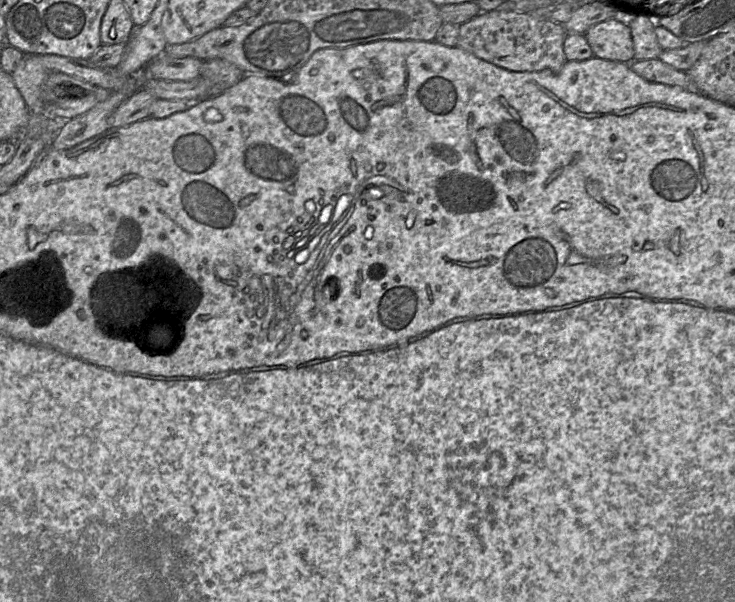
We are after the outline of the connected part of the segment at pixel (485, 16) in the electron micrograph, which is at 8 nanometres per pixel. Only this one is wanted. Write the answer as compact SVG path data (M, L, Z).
M493 10L479 13L459 26L458 47L496 66L515 72L539 72L550 70L559 73L567 61L563 44L567 36L563 25L550 19L535 17L530 13Z

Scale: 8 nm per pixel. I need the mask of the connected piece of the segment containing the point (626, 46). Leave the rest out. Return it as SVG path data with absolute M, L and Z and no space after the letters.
M610 18L591 26L584 33L595 57L630 63L634 60L629 24Z

